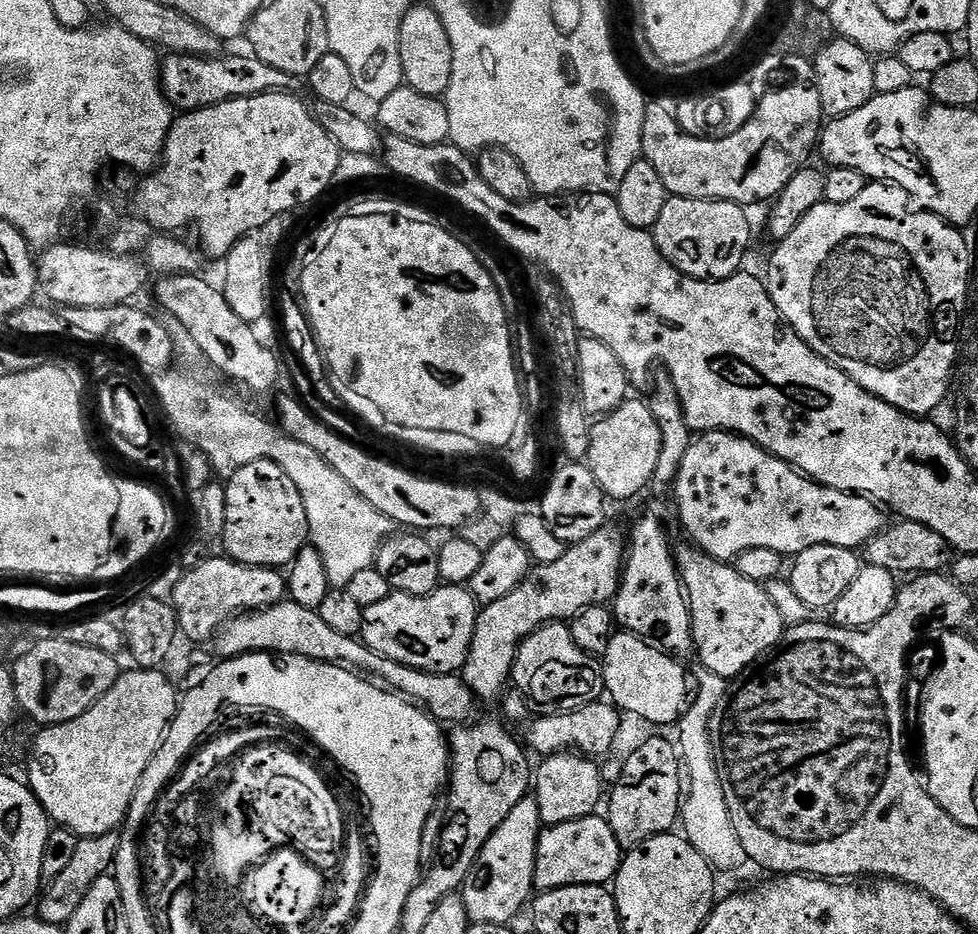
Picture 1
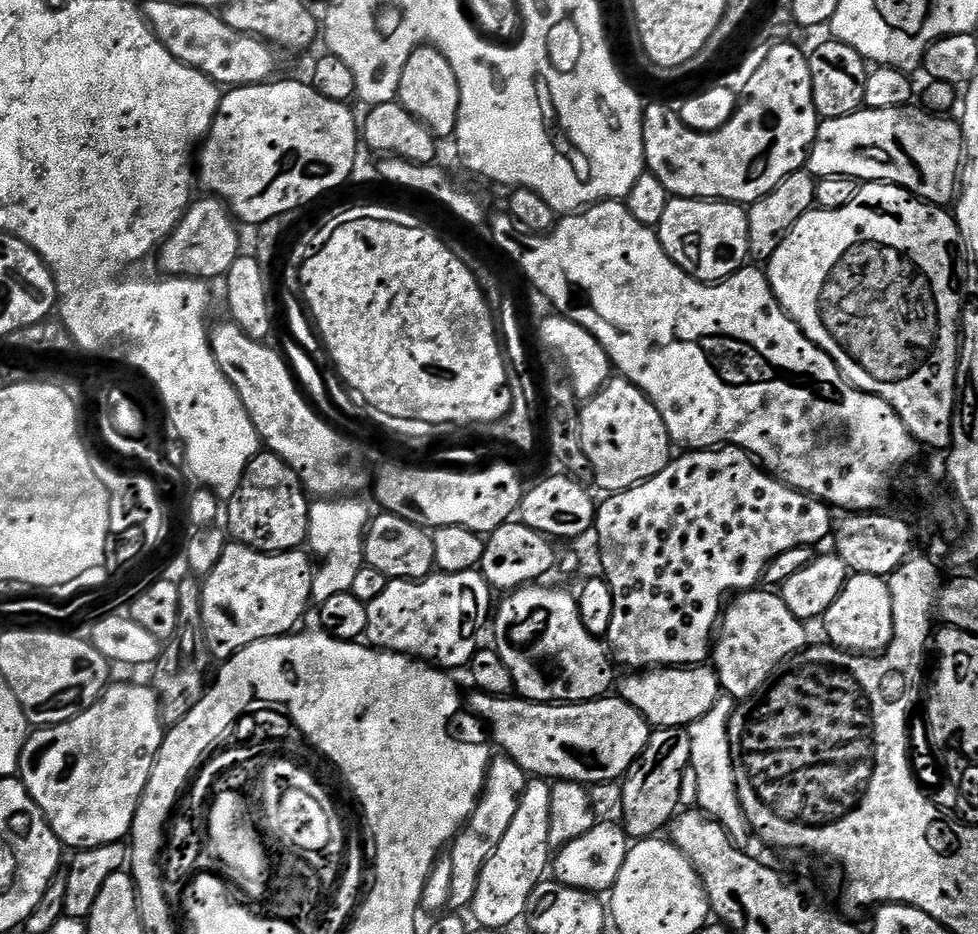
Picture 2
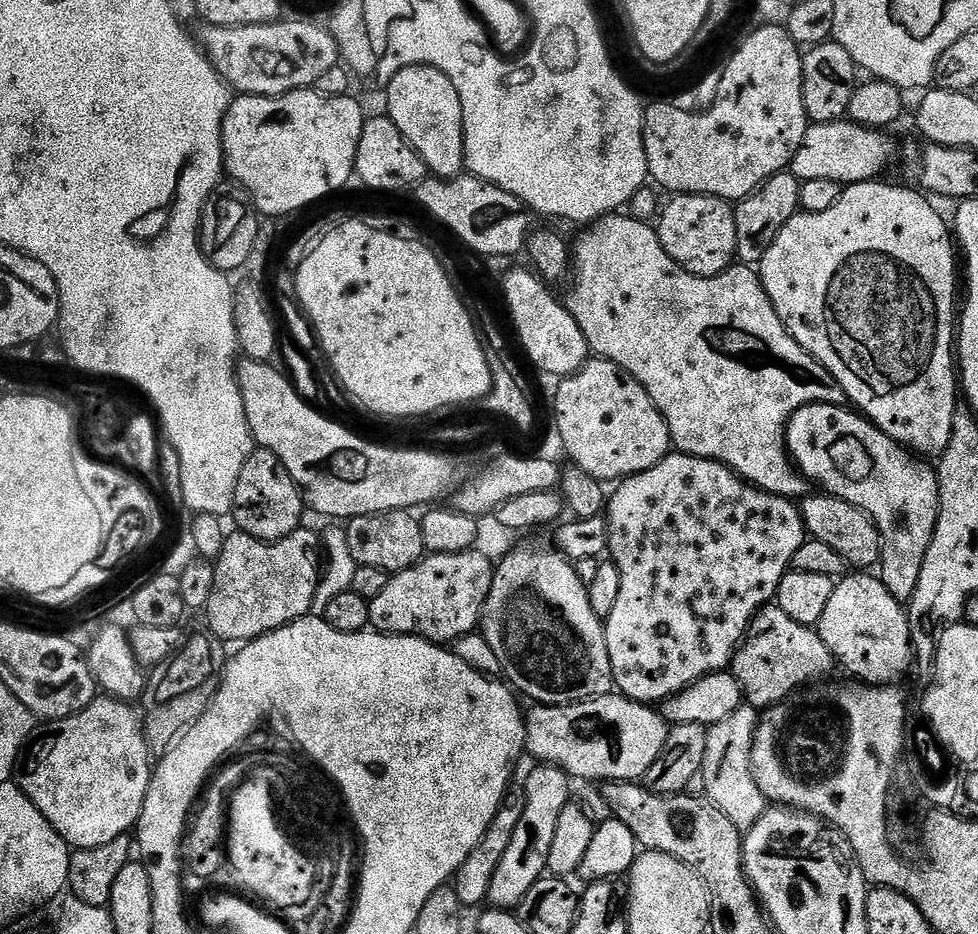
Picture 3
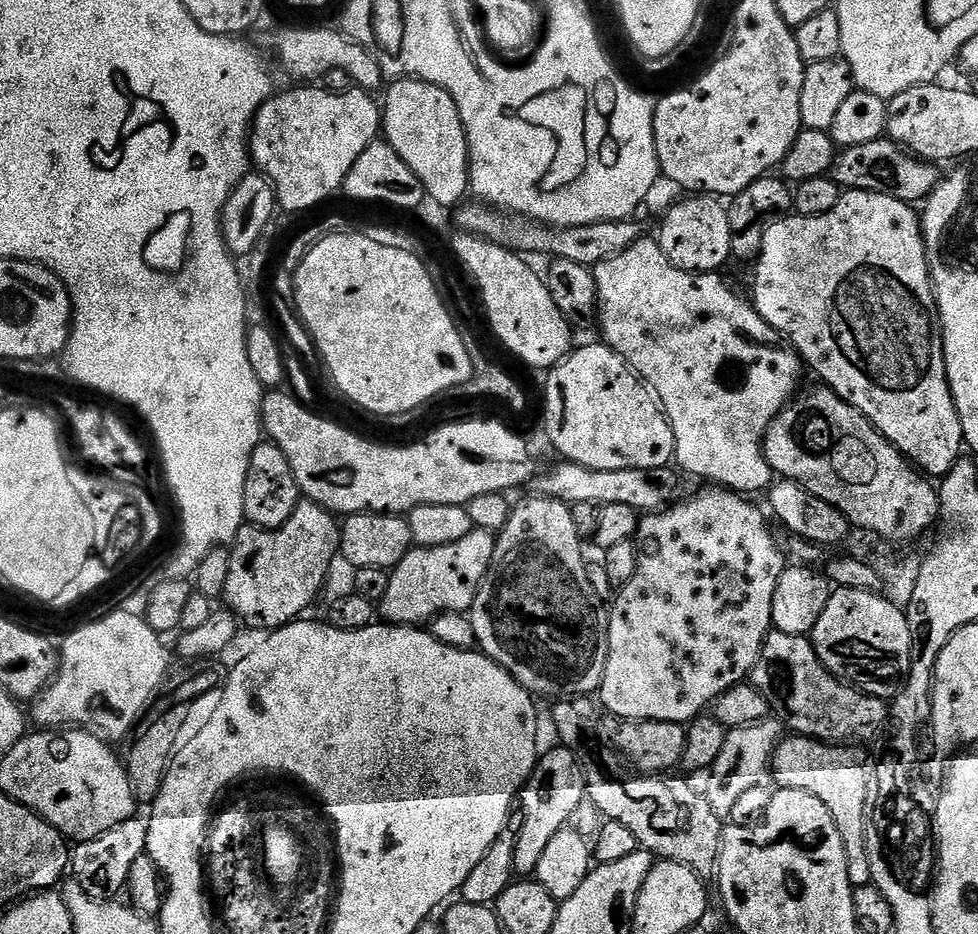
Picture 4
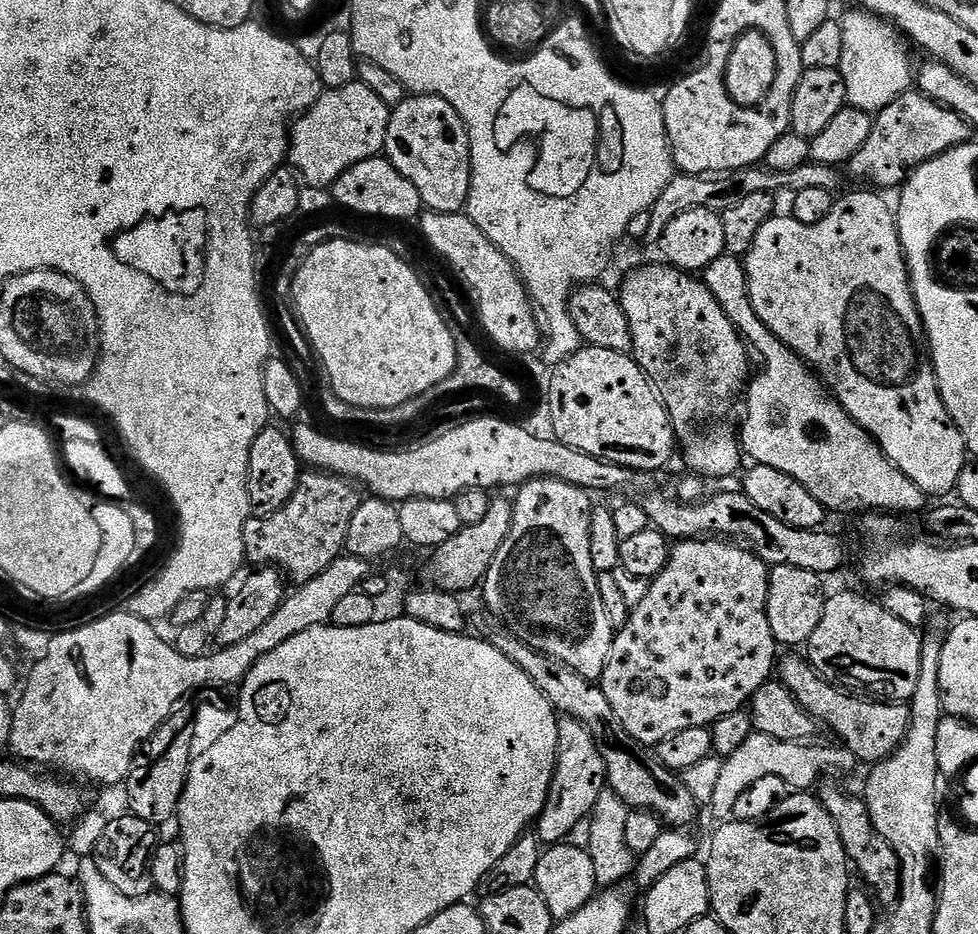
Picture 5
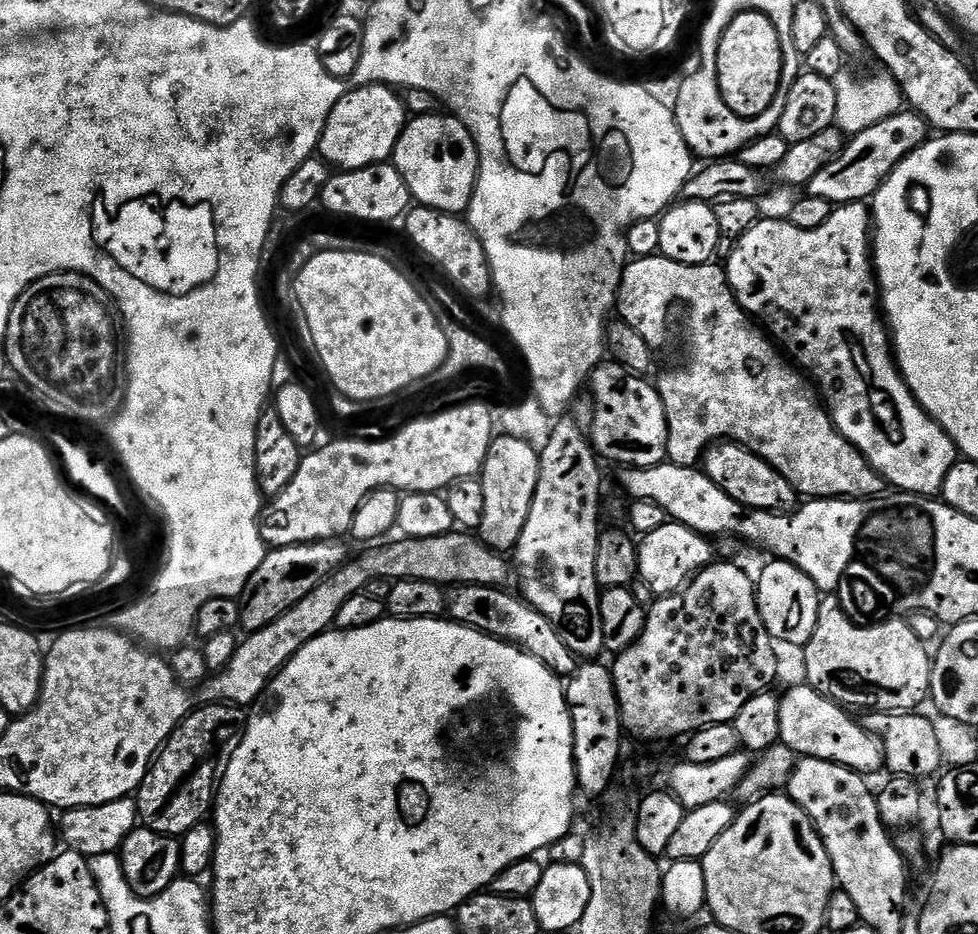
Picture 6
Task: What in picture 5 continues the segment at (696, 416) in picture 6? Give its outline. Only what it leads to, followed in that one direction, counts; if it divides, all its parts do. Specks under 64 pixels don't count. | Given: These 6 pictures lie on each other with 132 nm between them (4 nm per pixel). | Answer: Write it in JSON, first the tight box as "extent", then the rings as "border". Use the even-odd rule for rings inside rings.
{"extent":[702,254,926,514],"border":[[[727,254],[714,258],[714,262],[704,268],[702,279],[758,361],[758,367],[746,385],[746,395],[742,400],[744,421],[738,427],[738,439],[743,455],[747,459],[749,456],[752,464],[774,466],[774,470],[790,474],[794,482],[802,482],[802,486],[806,486],[806,490],[810,490],[810,494],[814,494],[814,498],[818,498],[818,502],[822,502],[829,513],[897,514],[896,512],[918,511],[926,503],[923,490],[914,486],[914,482],[910,482],[910,478],[906,478],[906,474],[902,474],[902,470],[898,470],[898,466],[886,458],[886,454],[876,445],[876,439],[862,426],[858,426],[854,418],[850,418],[850,414],[829,393],[820,377],[801,360],[800,355],[793,348],[786,347],[770,331],[766,322],[758,318],[750,302],[744,260]]]}

